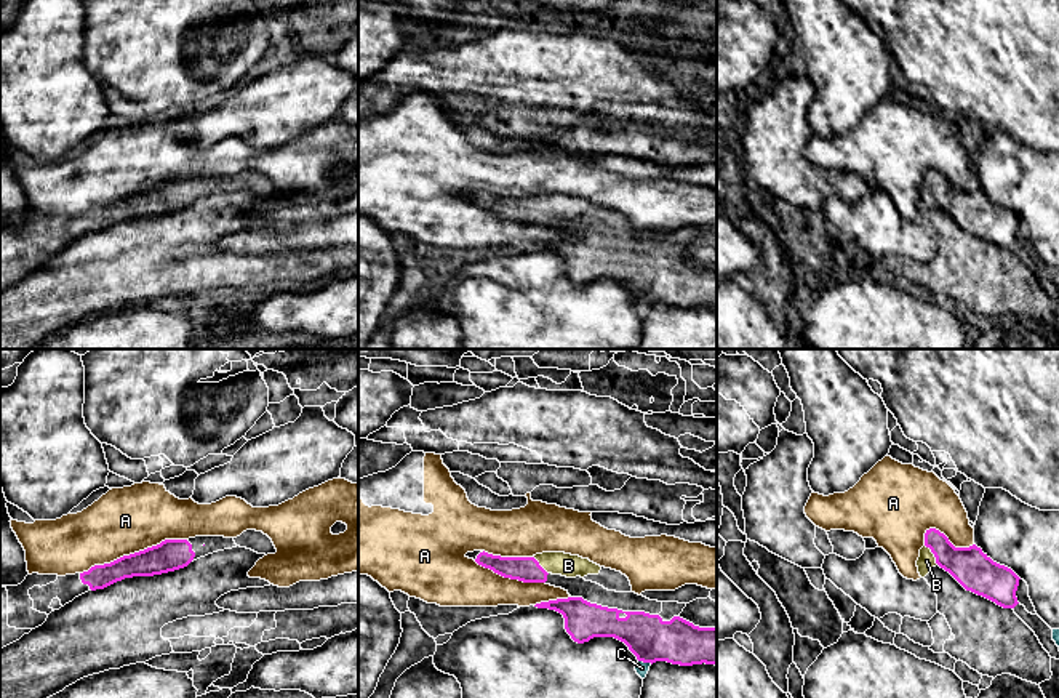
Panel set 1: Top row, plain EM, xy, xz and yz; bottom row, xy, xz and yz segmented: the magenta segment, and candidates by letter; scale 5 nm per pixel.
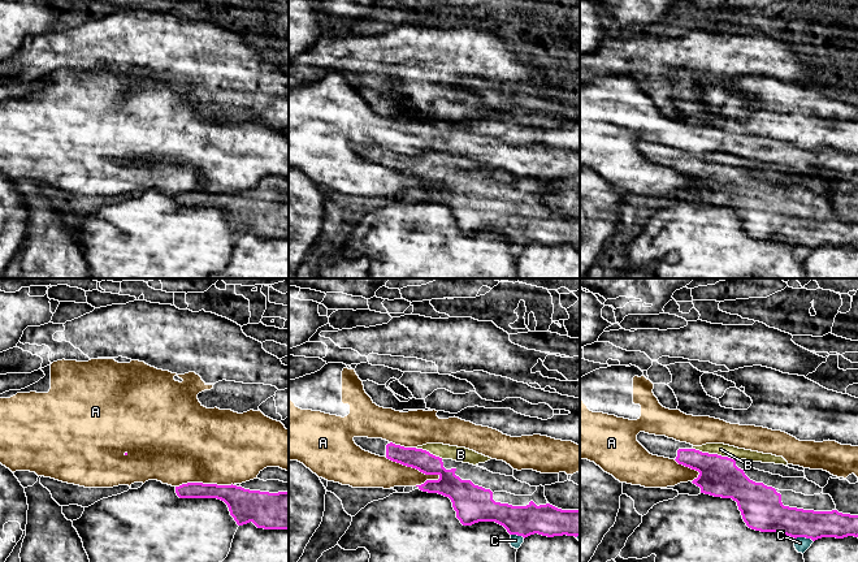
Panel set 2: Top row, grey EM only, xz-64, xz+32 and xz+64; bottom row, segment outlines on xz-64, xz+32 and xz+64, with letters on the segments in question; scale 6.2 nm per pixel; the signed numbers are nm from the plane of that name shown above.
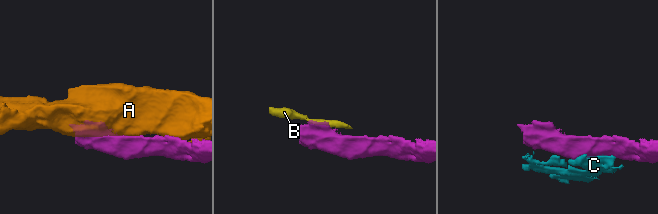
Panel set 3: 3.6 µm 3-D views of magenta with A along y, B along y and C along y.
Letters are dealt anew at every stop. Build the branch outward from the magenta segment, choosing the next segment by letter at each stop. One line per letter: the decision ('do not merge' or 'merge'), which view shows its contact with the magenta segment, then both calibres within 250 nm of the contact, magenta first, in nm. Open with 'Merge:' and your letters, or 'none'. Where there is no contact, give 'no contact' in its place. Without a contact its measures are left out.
Merge: B
A: do not merge; contact in xy; calibres 160 and 340 nm
B: merge; contact in yz; calibres 200 and 90 nm
C: do not merge; contact in xz; calibres 220 and 70 nm

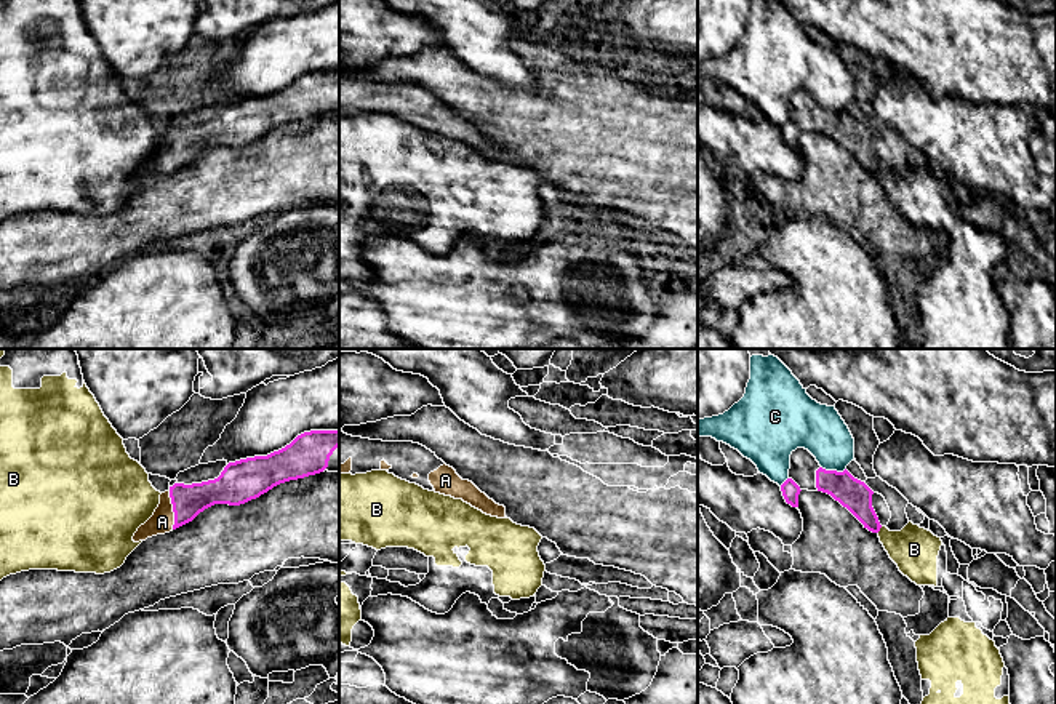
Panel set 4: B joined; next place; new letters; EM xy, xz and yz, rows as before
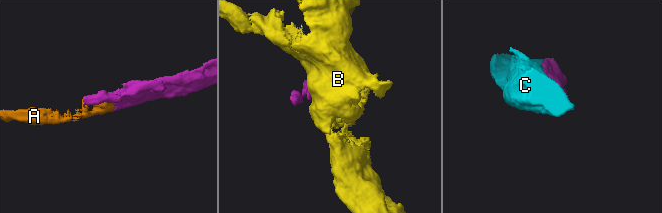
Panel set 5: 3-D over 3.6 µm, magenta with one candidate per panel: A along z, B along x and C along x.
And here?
Merge: A
A: merge; contact in xy; calibres 160 and 120 nm
B: do not merge; contact in yz; calibres 160 and 240 nm
C: do not merge; contact in yz; calibres 160 and 240 nm

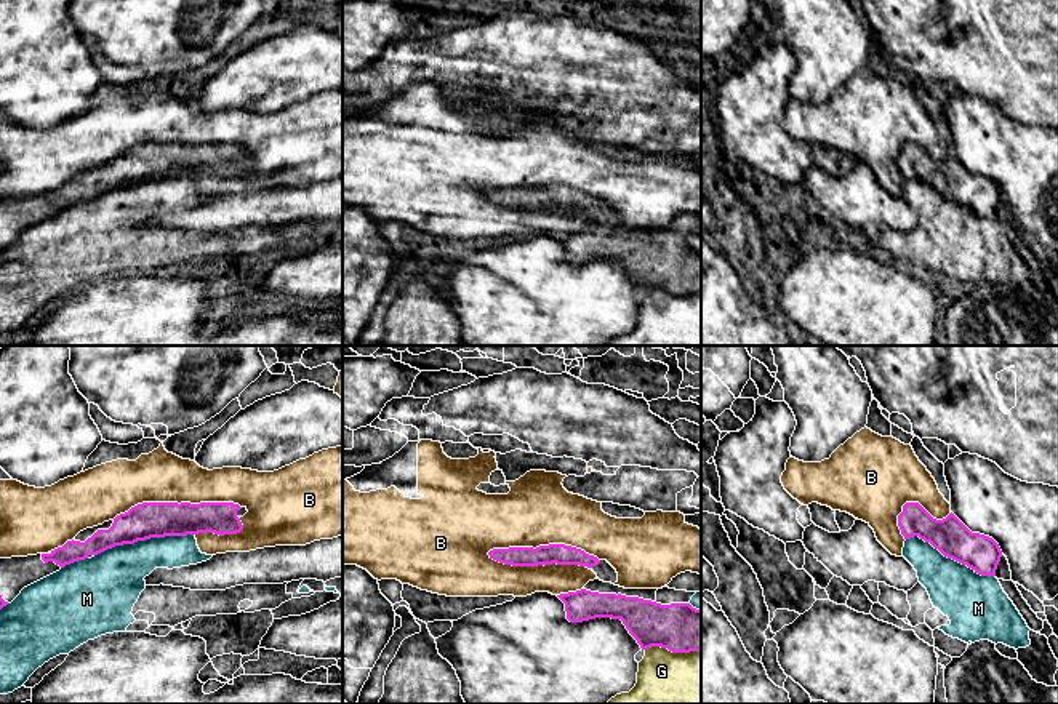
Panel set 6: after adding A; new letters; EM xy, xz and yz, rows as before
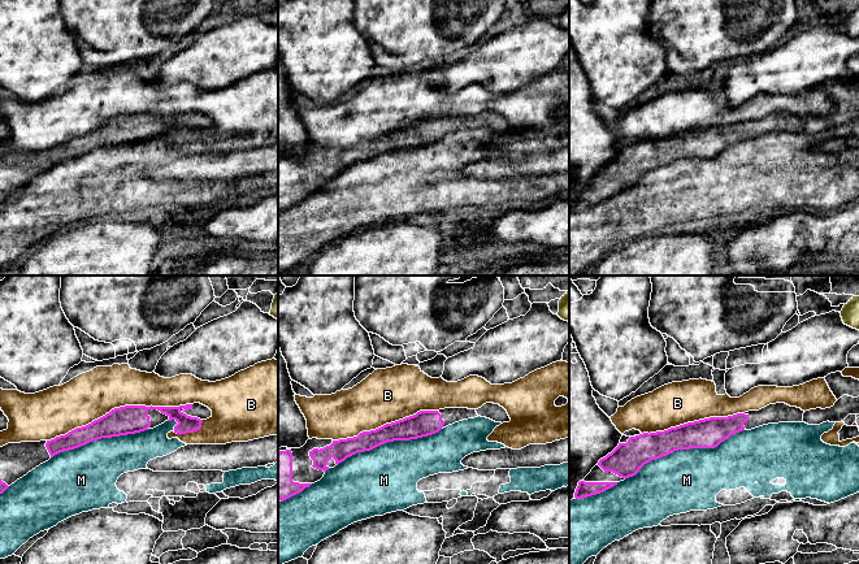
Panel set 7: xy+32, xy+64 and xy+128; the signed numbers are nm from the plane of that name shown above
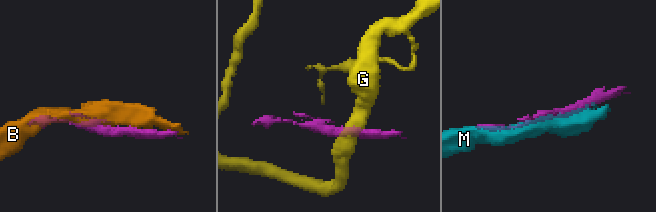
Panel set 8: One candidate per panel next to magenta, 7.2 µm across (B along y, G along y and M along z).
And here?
Merge: none
B: do not merge; contact in xz; calibres 110 and 360 nm
G: do not merge; contact in xz; calibres 240 and 480 nm
M: do not merge; contact in xy; calibres 180 and 300 nm

